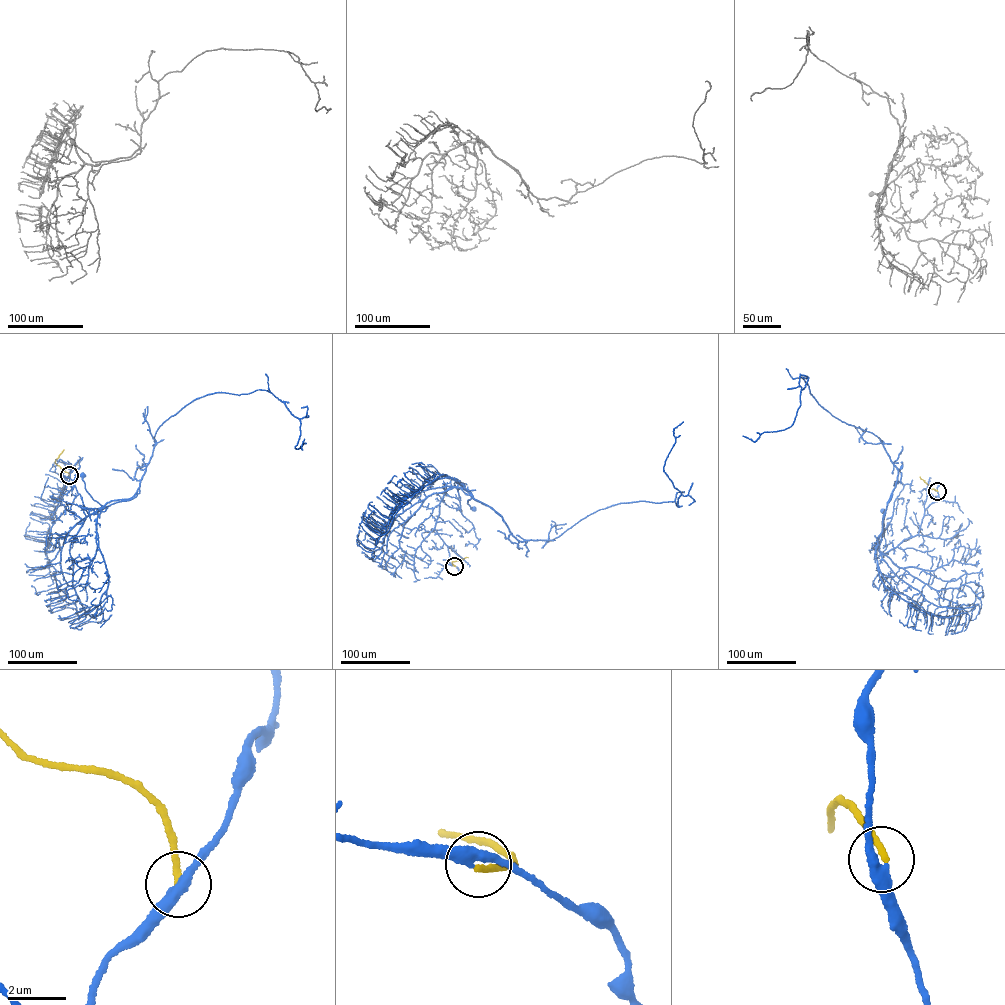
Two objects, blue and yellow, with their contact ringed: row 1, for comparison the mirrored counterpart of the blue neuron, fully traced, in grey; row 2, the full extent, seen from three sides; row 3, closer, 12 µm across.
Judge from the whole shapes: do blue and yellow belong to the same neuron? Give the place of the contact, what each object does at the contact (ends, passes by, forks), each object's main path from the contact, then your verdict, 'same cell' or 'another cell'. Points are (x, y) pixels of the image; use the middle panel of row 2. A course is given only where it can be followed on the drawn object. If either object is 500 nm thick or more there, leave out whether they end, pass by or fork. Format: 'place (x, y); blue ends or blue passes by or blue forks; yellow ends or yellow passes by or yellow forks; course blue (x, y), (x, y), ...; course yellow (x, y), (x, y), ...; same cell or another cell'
place (454, 566); blue passes by; yellow ends; course blue (454, 566), (447, 564), (447, 547), (434, 529), (439, 506), (457, 486), (470, 494), (473, 508); course yellow (454, 566), (452, 562), (468, 557); same cell

